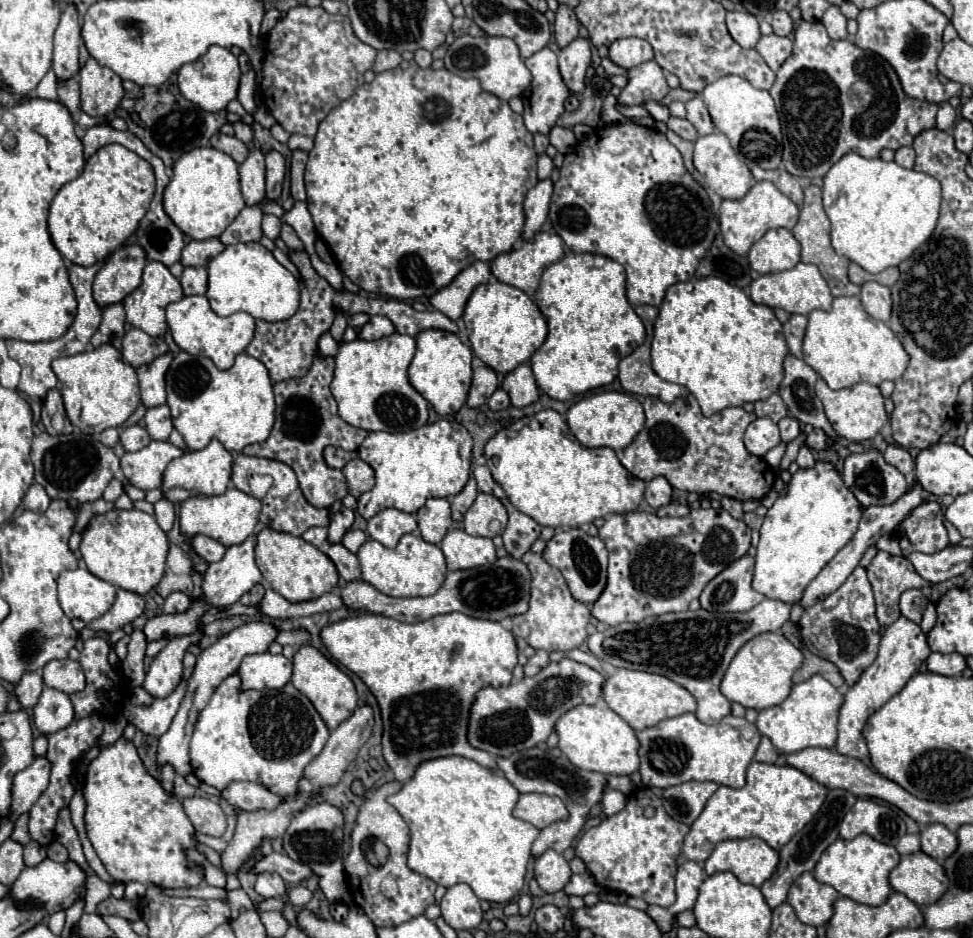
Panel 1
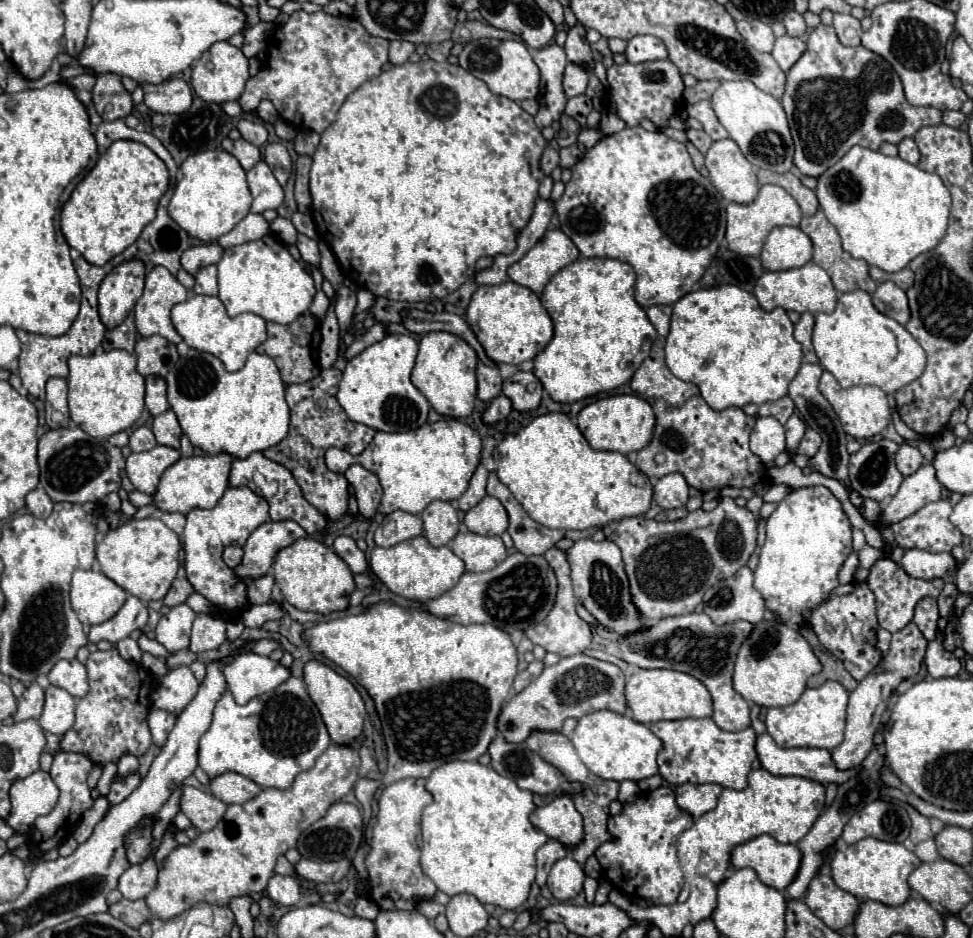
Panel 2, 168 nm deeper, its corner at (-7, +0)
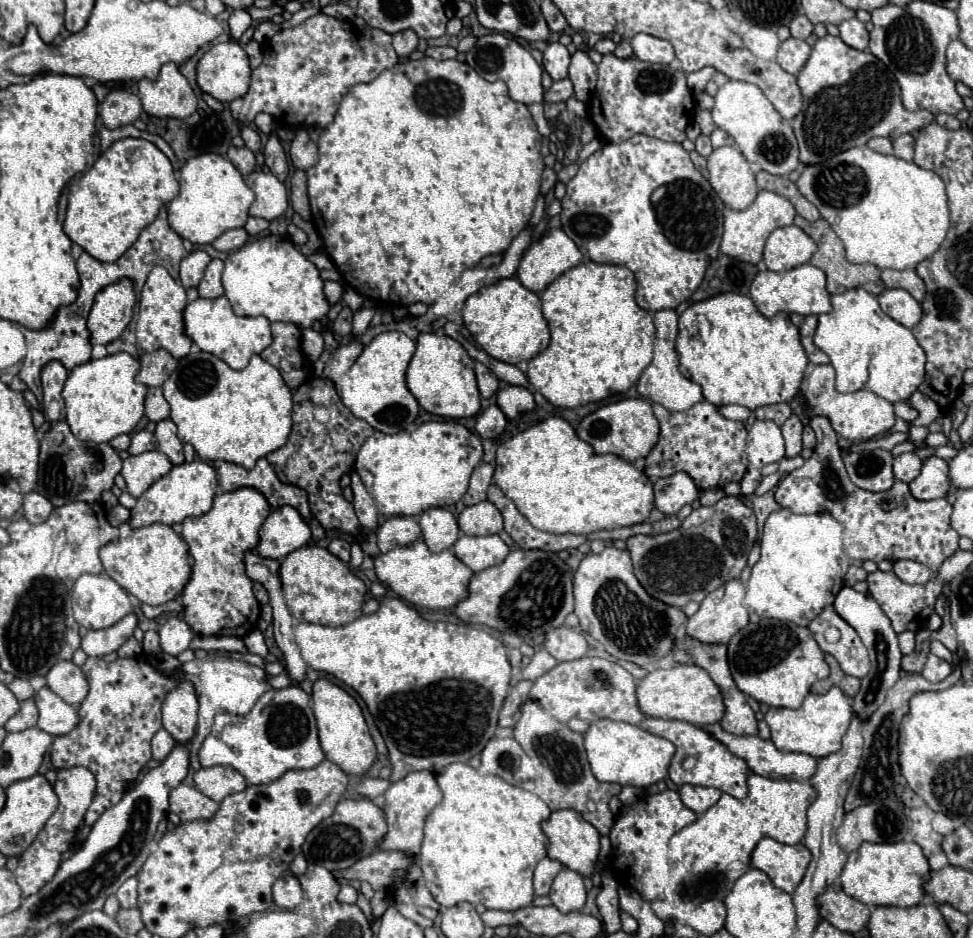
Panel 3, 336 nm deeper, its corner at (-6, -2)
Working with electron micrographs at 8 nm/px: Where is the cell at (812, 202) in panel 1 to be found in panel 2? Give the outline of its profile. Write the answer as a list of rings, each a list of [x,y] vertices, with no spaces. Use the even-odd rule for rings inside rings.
[[[818,211],[816,215],[812,217],[802,217],[800,221],[800,229],[812,239],[814,243],[814,257],[812,261],[816,265],[820,265],[832,279],[834,287],[838,293],[848,293],[848,291],[856,291],[856,289],[862,289],[866,293],[874,293],[876,289],[876,283],[868,277],[868,263],[862,261],[862,259],[854,259],[850,257],[844,249],[842,249],[842,243],[840,243],[840,235],[836,231],[836,227],[826,219],[826,215],[822,211]],[[868,279],[870,279],[870,285],[868,285]]]

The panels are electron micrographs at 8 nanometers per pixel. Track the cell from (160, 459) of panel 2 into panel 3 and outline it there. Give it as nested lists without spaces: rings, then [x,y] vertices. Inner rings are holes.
[[[147,451],[141,455],[131,455],[123,461],[121,475],[127,481],[127,491],[133,497],[141,497],[157,479],[169,473],[173,463],[161,451]]]

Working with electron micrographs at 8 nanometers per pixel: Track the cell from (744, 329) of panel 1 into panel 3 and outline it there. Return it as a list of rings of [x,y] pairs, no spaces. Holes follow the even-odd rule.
[[[719,293],[705,301],[689,305],[679,315],[679,333],[675,341],[675,351],[679,355],[679,371],[683,377],[695,381],[703,389],[703,397],[721,407],[721,405],[743,405],[751,411],[757,407],[773,403],[789,403],[795,399],[803,373],[807,367],[807,355],[799,341],[799,331],[791,323],[787,313],[777,313],[775,317],[763,317],[751,297],[741,293]]]

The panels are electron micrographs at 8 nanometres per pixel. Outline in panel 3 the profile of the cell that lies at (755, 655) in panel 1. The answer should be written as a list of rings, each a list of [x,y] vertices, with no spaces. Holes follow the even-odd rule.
[[[759,619],[749,623],[729,641],[729,667],[737,687],[769,707],[801,707],[809,687],[829,675],[823,651],[807,627],[783,623],[779,619]]]

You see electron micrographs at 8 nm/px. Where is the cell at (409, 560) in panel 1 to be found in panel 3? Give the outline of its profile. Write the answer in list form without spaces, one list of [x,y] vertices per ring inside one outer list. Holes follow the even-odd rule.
[[[417,539],[411,545],[395,547],[387,553],[381,553],[375,559],[375,573],[381,583],[391,587],[401,599],[421,609],[451,609],[459,599],[467,597],[467,583],[473,571],[461,563],[453,551],[445,549],[441,553],[429,551],[423,539]]]

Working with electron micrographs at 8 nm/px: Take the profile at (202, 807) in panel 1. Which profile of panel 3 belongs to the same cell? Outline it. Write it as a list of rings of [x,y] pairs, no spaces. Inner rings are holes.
[[[181,783],[175,787],[169,795],[171,813],[175,813],[181,821],[197,821],[197,819],[213,819],[219,811],[219,803],[197,791],[195,787],[189,787]]]

